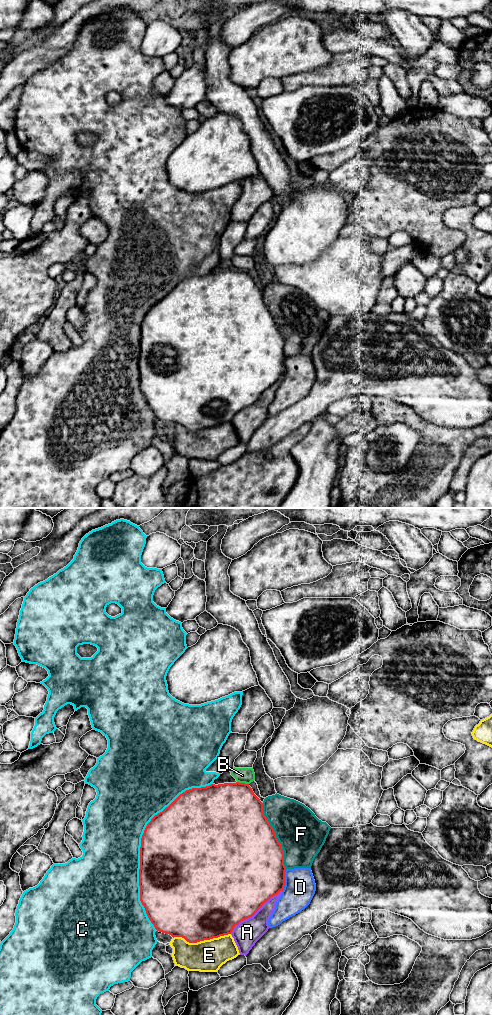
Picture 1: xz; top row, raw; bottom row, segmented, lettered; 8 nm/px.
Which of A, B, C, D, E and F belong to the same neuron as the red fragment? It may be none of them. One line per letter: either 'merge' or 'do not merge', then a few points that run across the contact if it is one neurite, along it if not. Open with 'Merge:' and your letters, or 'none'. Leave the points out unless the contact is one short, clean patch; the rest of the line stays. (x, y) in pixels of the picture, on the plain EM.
Merge: none
A: do not merge
B: do not merge | xz (237, 269), (248, 272)
C: do not merge
D: do not merge
E: do not merge
F: do not merge

